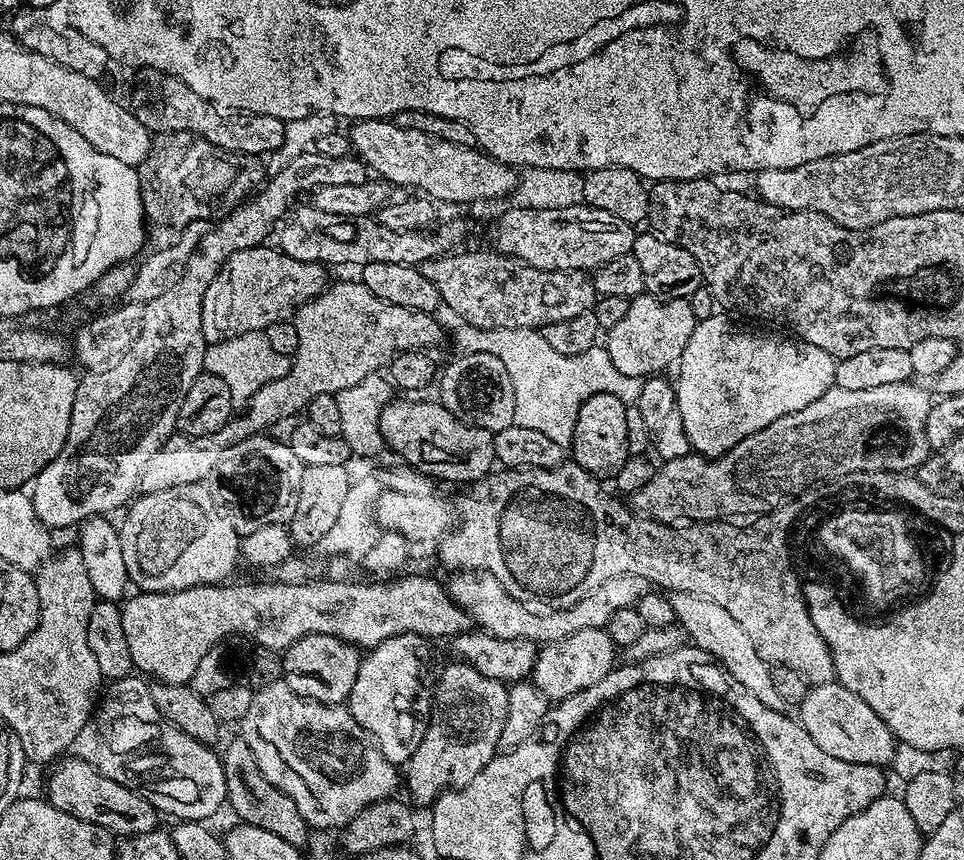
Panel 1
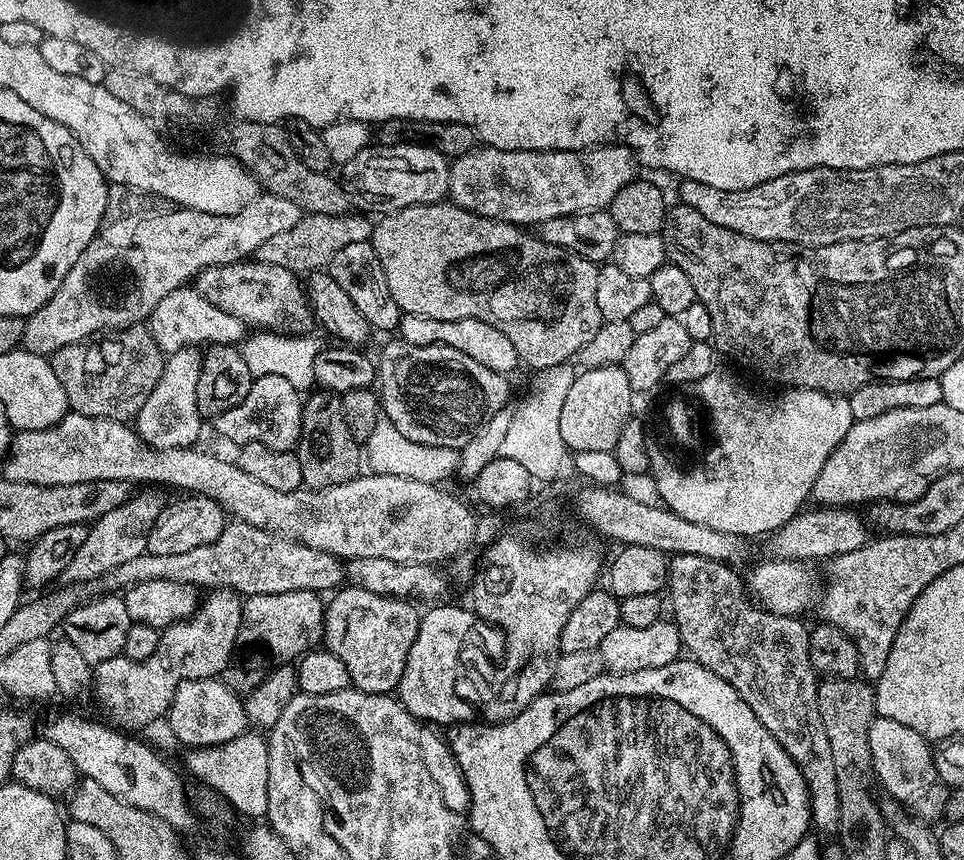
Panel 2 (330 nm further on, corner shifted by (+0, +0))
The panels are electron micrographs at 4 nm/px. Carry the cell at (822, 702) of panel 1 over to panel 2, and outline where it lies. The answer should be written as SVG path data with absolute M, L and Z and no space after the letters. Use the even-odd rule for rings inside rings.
M876 716L870 726L870 758L875 779L888 791L887 795L897 802L915 802L926 786L937 783L936 767L932 757L933 745L918 730L894 722L894 718Z

